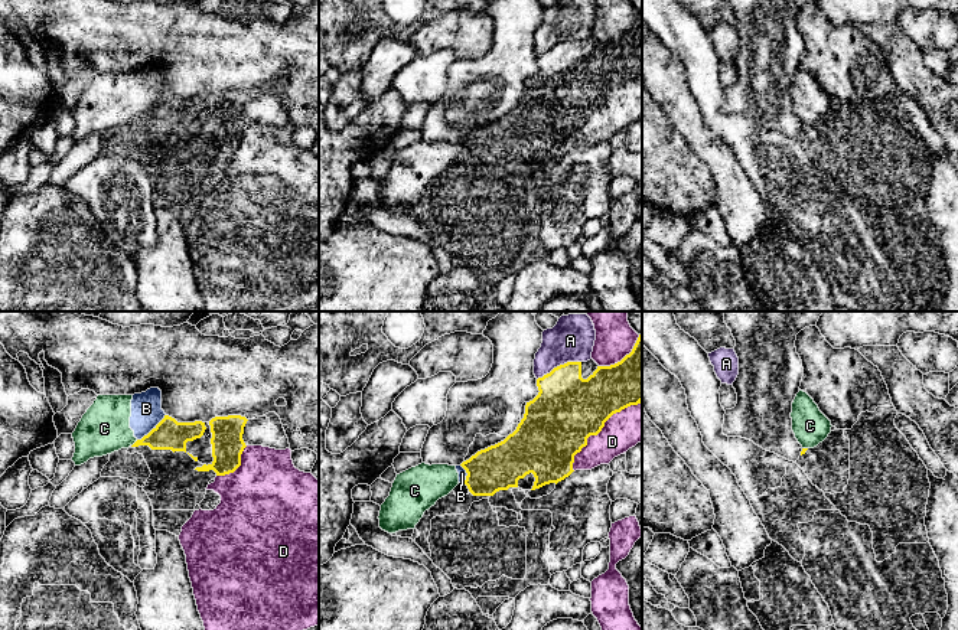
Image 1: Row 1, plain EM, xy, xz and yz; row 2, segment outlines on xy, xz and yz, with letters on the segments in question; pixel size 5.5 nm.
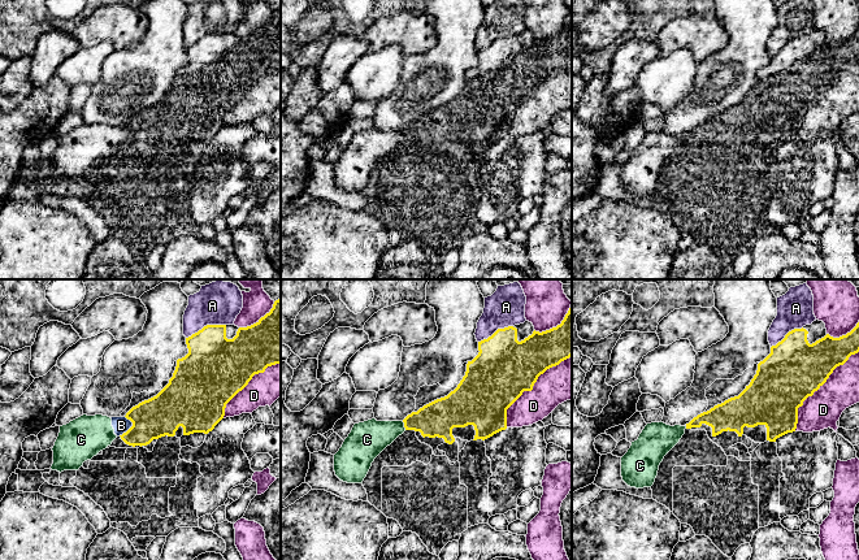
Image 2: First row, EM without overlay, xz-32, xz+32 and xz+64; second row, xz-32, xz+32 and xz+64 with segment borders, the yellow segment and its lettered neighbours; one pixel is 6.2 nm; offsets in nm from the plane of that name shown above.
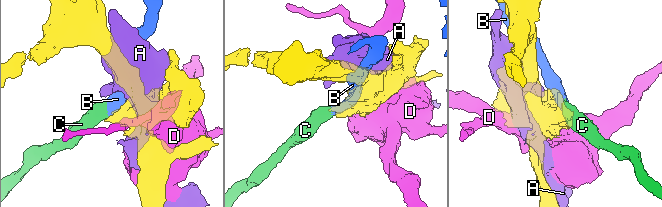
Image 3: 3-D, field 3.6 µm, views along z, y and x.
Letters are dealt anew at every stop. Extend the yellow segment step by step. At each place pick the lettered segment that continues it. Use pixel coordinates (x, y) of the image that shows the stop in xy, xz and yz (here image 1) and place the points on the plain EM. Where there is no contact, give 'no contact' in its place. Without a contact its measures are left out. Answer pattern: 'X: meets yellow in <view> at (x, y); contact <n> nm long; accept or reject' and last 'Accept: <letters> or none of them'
A: meets yellow in xz at (560, 42); contact 260 nm long; reject
B: meets yellow in xy at (153, 105); contact 220 nm long; reject
C: meets yellow in xy at (134, 120); contact 50 nm long; reject
D: meets yellow in xz at (599, 108); contact 550 nm long; reject
Accept: none of them

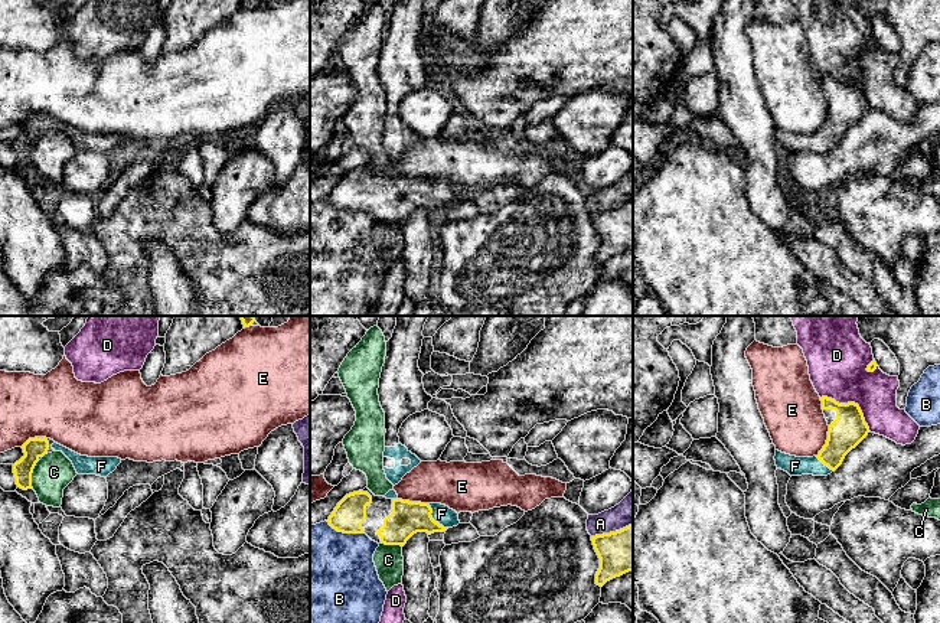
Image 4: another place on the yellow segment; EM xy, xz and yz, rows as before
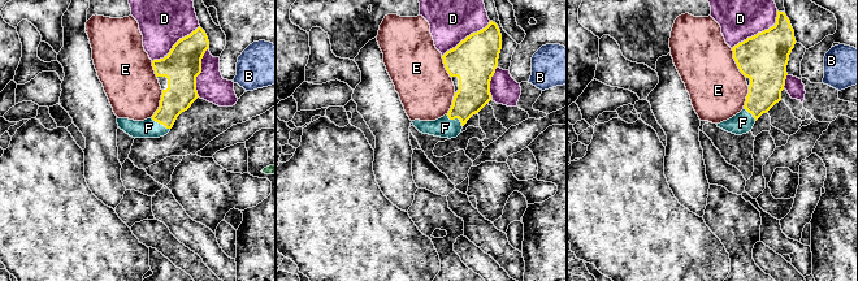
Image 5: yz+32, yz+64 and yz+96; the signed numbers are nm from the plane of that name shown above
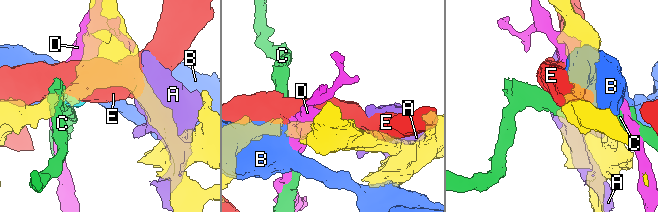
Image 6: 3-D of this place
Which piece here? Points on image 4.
A: meets yellow in xz at (612, 209); contact 240 nm long; reject
B: meets yellow in xz at (345, 209); contact 220 nm long; reject
C: meets yellow in xy at (30, 152); contact 170 nm long; reject
D: meets yellow in yz at (852, 80); contact 340 nm long; reject
E: meets yellow in yz at (826, 118); contact 190 nm long; reject
F: meets yellow in xz at (431, 195); contact 180 nm long; accept
Accept: F

